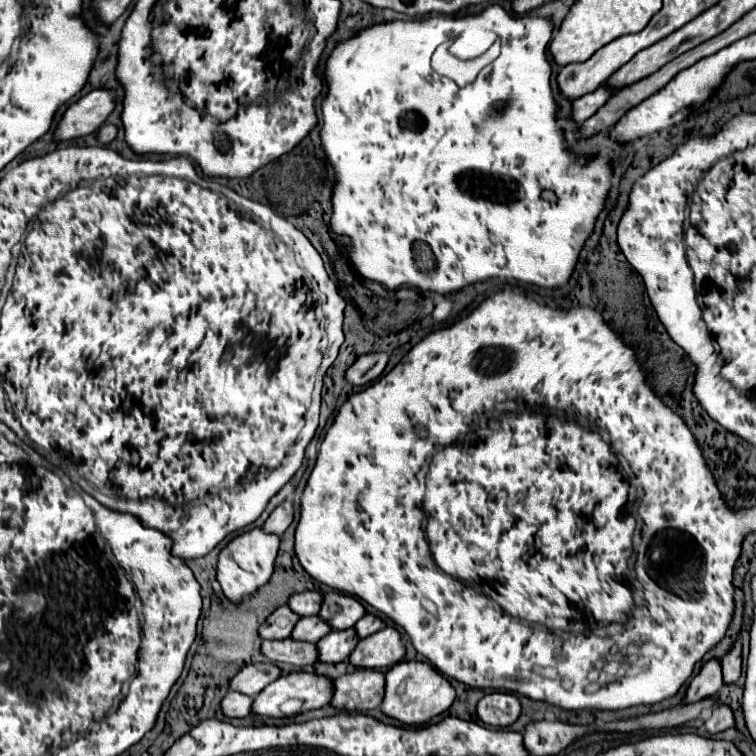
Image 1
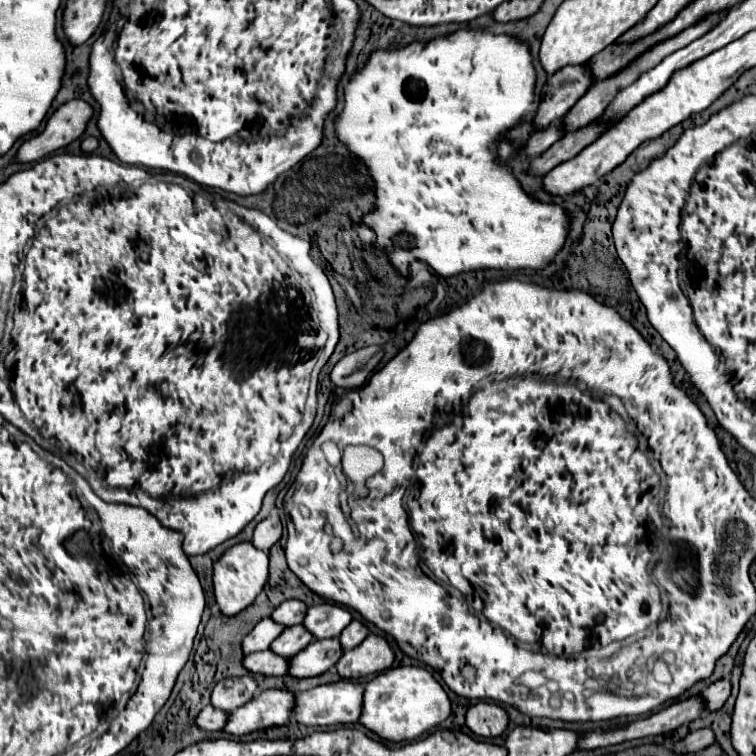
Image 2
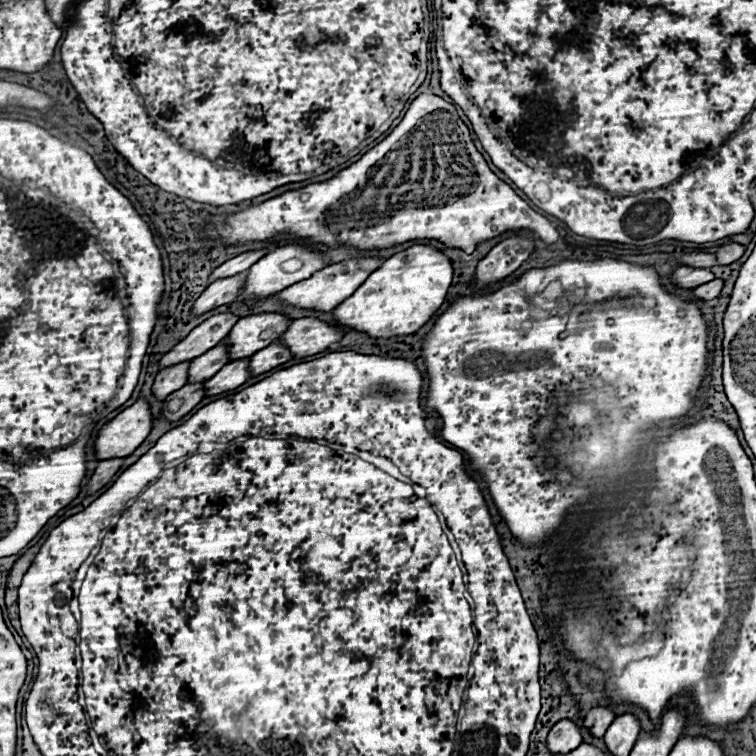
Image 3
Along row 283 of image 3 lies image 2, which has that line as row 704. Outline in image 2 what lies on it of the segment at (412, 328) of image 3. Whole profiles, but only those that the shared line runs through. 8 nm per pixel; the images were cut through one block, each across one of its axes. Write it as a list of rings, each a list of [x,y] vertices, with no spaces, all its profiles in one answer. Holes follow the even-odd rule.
[[[396,666],[366,684],[360,722],[384,742],[414,740],[450,716],[450,698],[440,682],[422,666]]]

